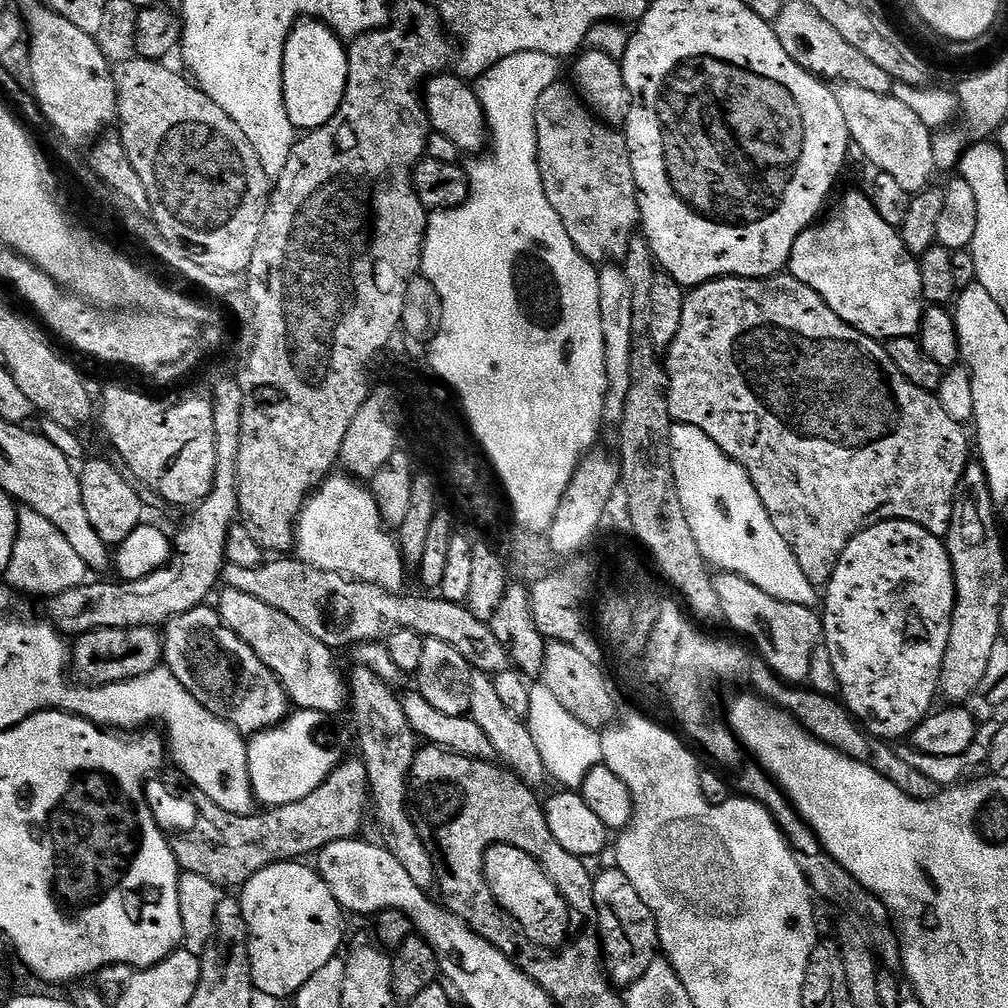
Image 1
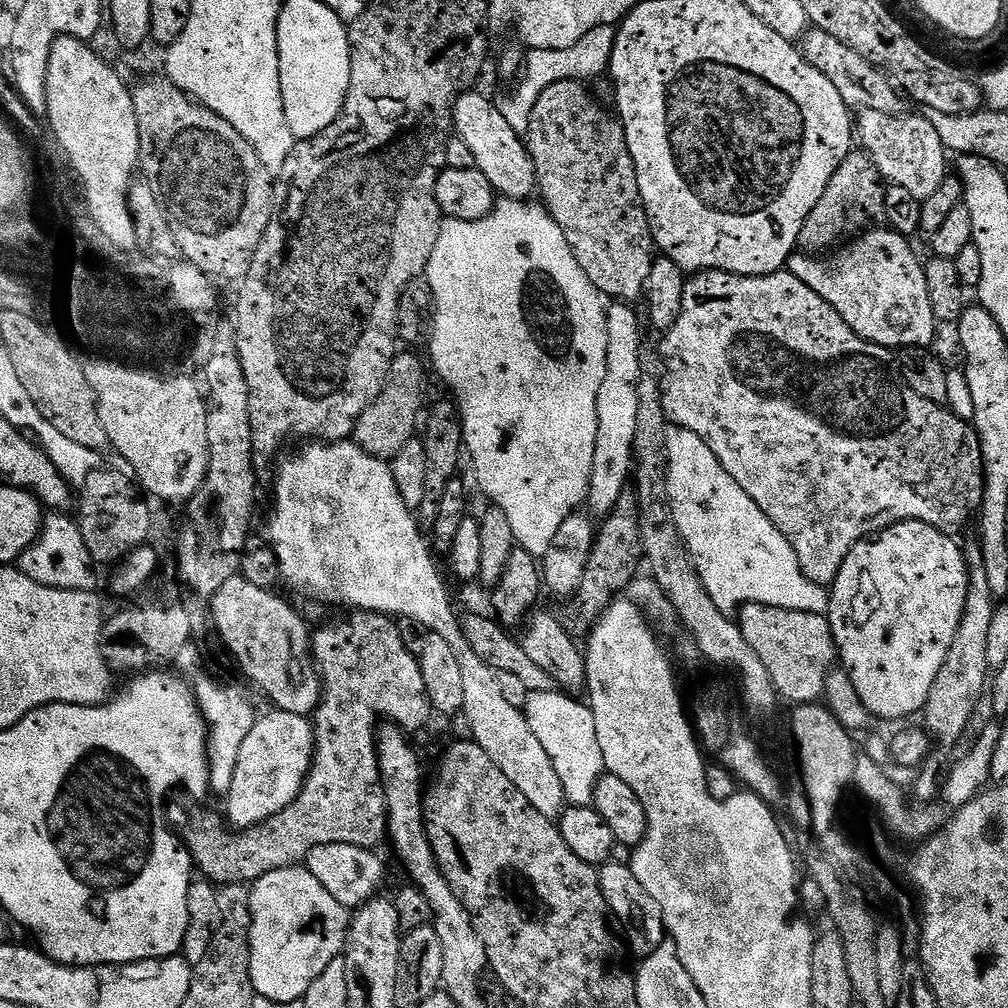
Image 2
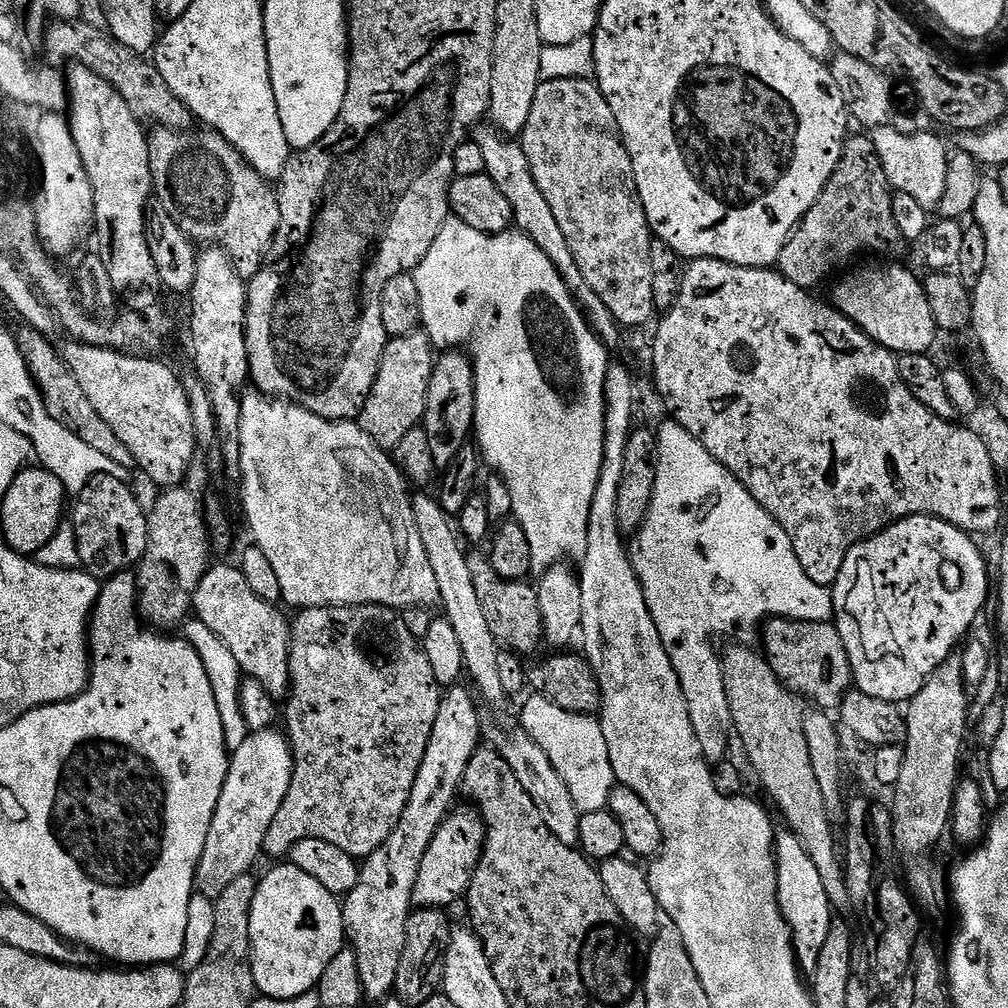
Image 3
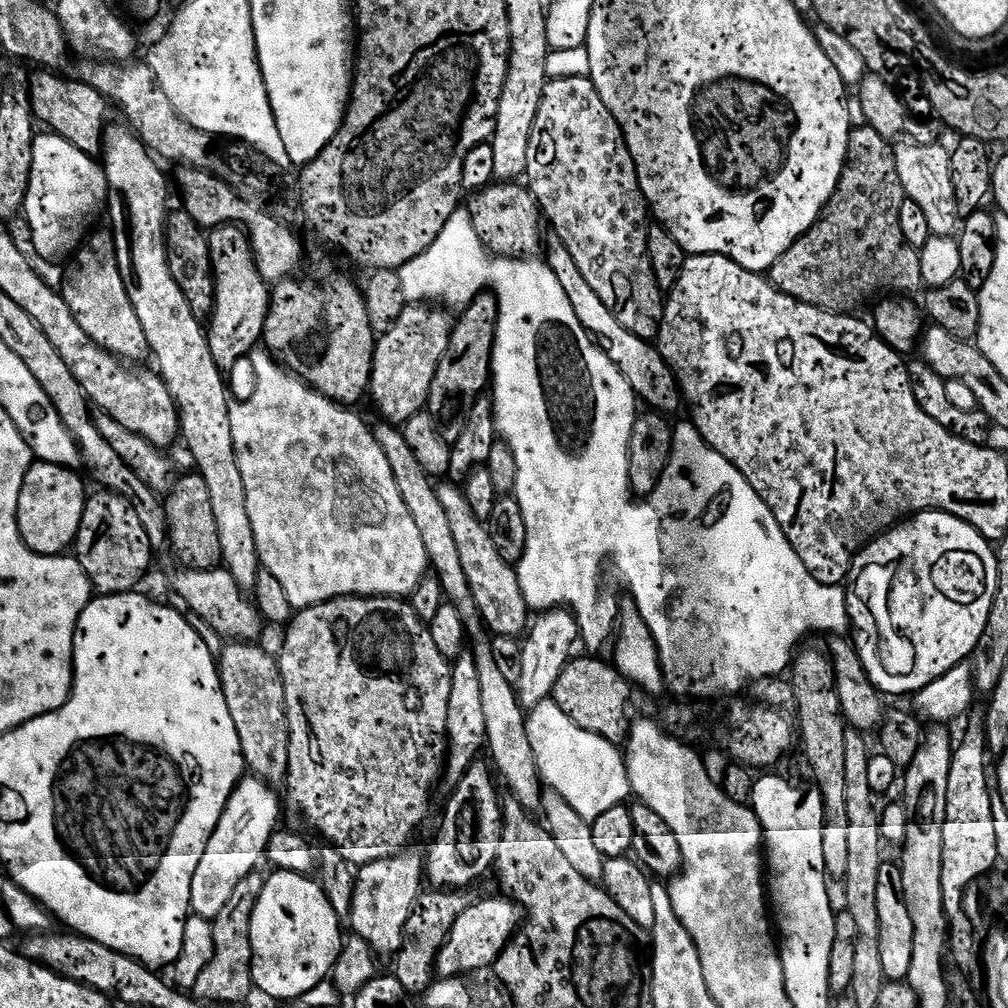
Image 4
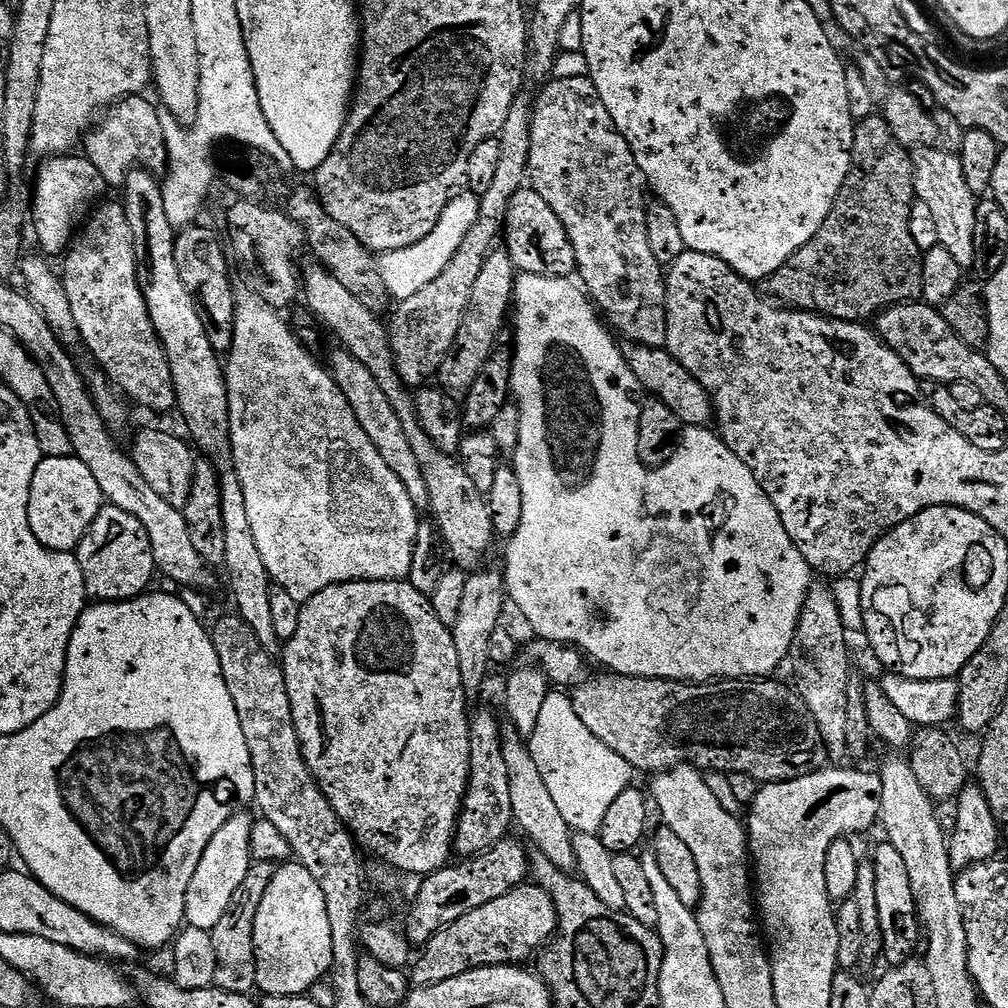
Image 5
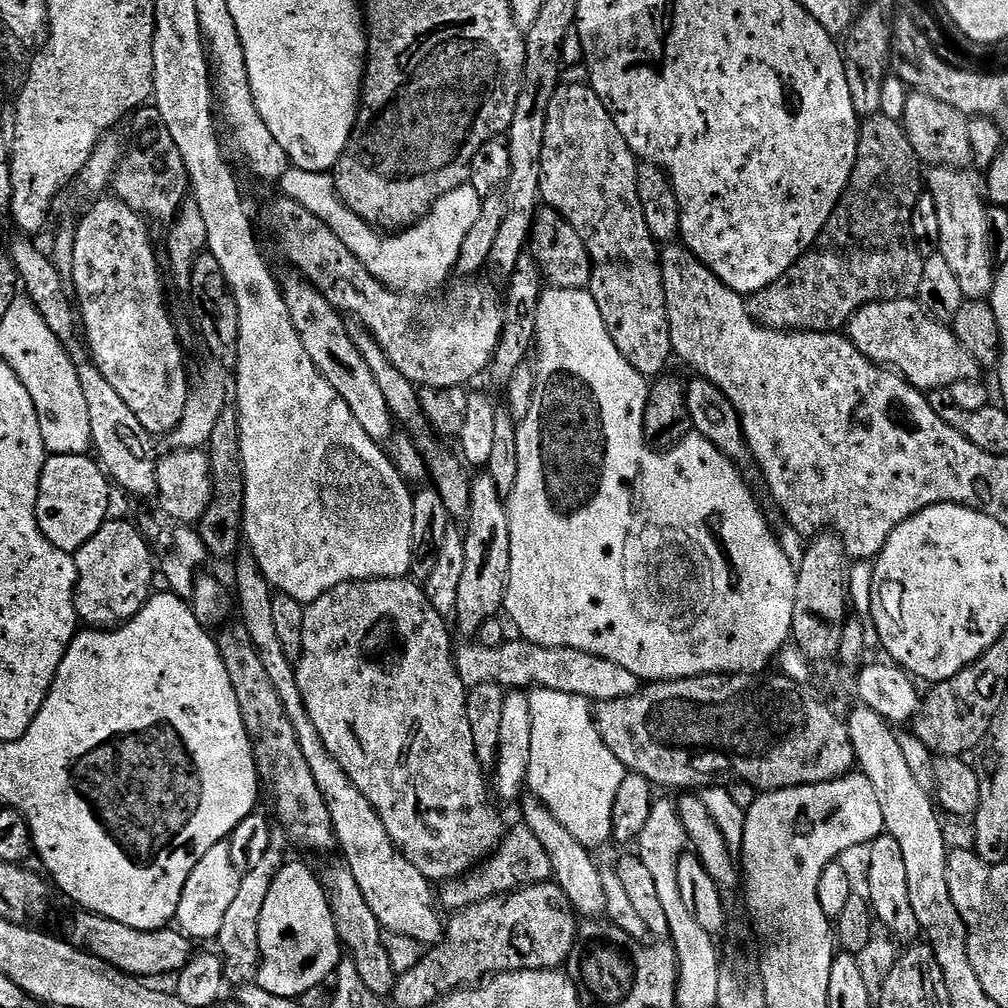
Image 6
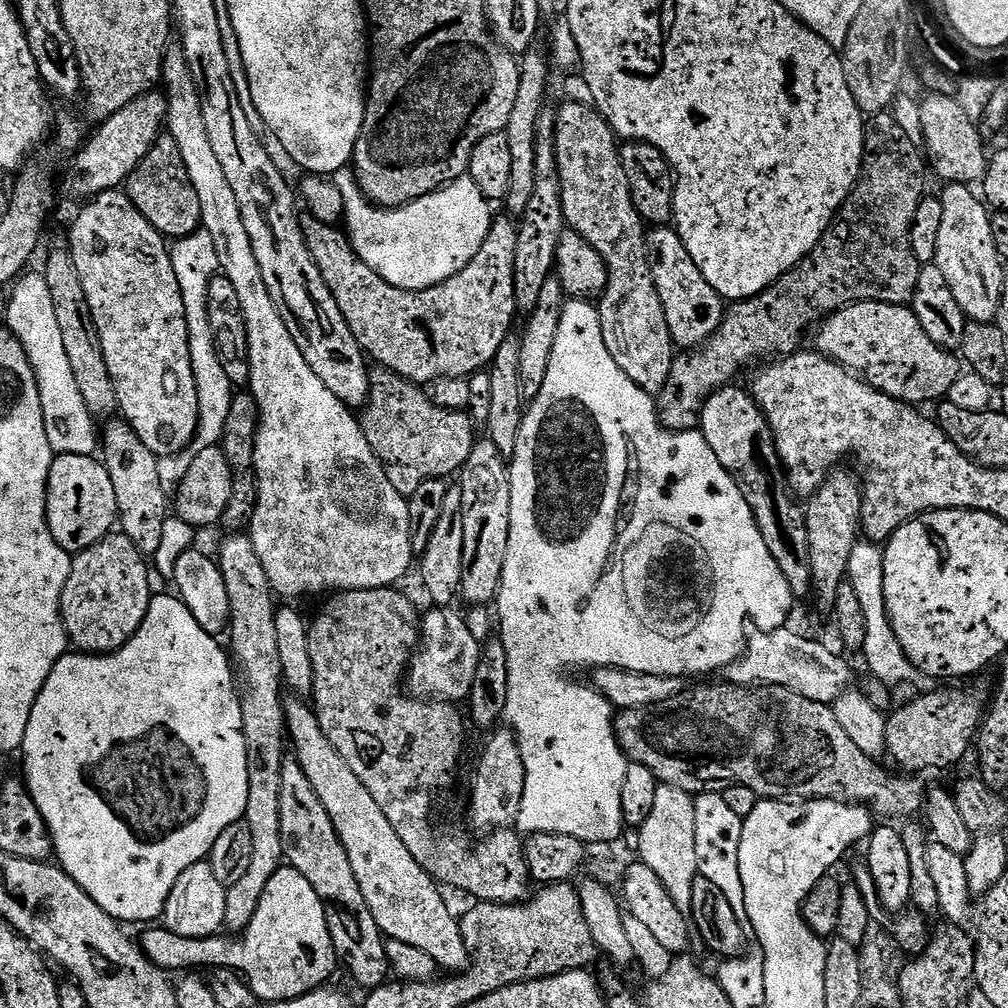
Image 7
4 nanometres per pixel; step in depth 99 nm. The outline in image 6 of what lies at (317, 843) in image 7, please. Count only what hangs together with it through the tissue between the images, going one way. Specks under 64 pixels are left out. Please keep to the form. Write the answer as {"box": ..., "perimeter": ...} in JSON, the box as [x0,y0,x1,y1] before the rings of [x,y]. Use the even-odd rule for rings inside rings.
{"box":[322,862,398,997],"perimeter":[[[340,862],[332,870],[323,875],[322,883],[328,893],[328,905],[332,908],[332,917],[336,923],[336,933],[340,939],[347,959],[358,966],[358,974],[362,974],[362,982],[370,986],[375,996],[391,997],[398,973],[390,966],[390,958],[386,955],[386,946],[382,946],[382,929],[378,918],[374,918],[374,910],[370,910],[366,898],[362,898],[362,890],[358,890],[358,882],[354,882],[354,874]]]}

